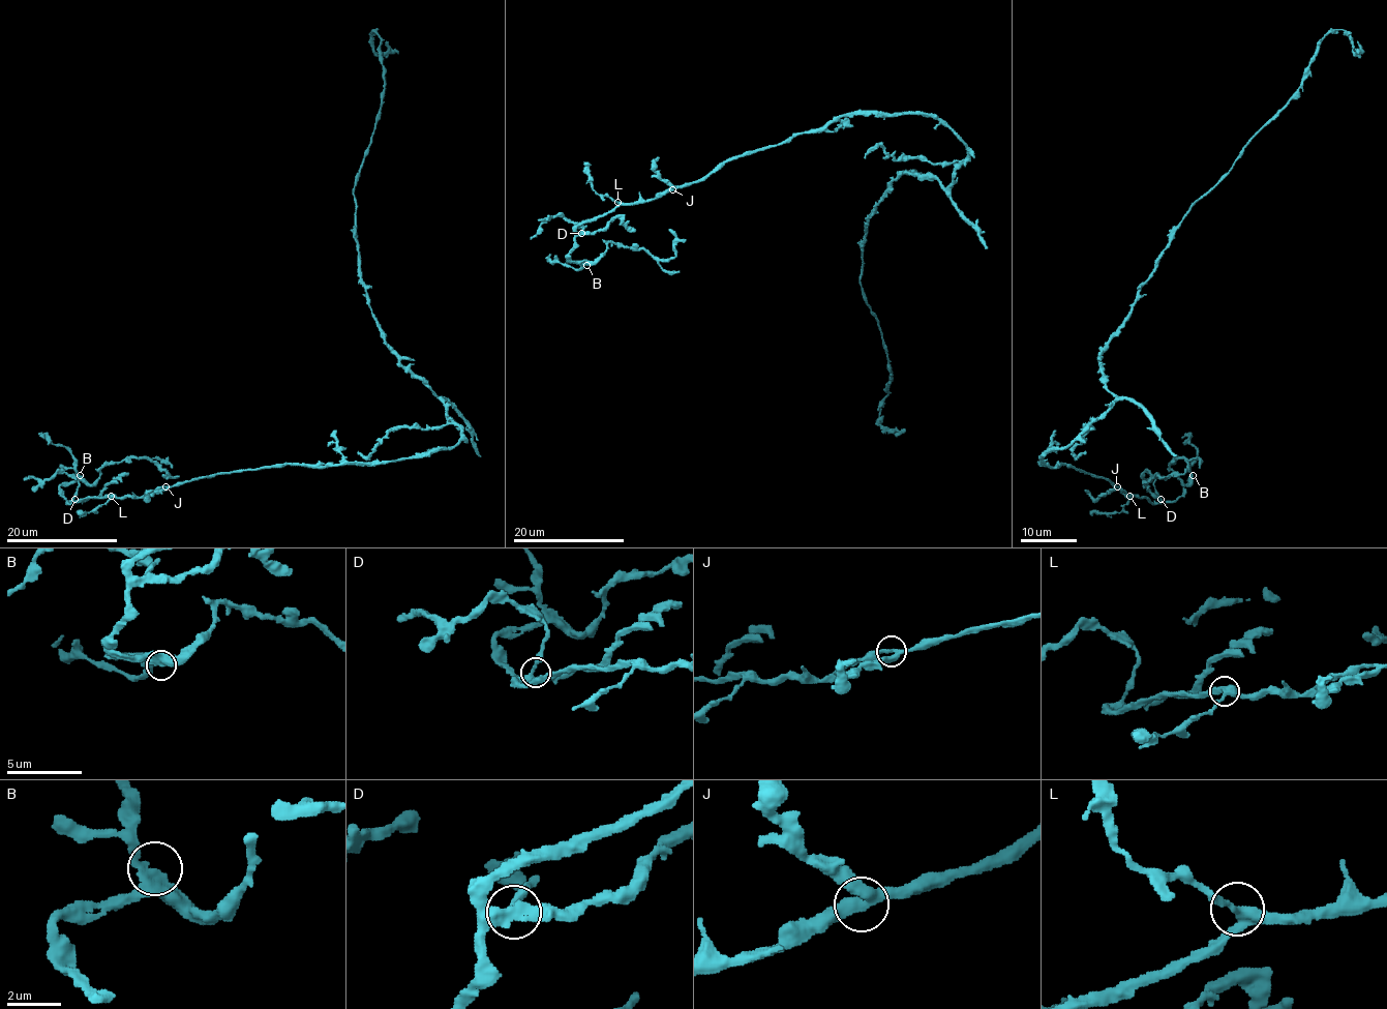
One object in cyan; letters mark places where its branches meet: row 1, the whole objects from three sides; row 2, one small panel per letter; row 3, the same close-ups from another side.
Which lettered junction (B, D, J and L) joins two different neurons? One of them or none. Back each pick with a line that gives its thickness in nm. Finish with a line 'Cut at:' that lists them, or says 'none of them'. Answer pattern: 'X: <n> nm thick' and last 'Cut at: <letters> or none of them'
Cut at: none of them

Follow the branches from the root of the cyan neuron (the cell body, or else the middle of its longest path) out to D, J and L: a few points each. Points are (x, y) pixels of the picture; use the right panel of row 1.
D: (1061, 447), (1052, 448), (1042, 464), (1068, 464), (1106, 478), (1131, 498), (1145, 498), (1153, 503), (1161, 499)
J: (1061, 447), (1052, 448), (1042, 458), (1042, 464), (1052, 467), (1068, 464), (1075, 470), (1106, 478), (1117, 486)
L: (1061, 447), (1052, 448), (1042, 458), (1042, 464), (1052, 467), (1068, 464), (1075, 470), (1106, 478), (1129, 496)

